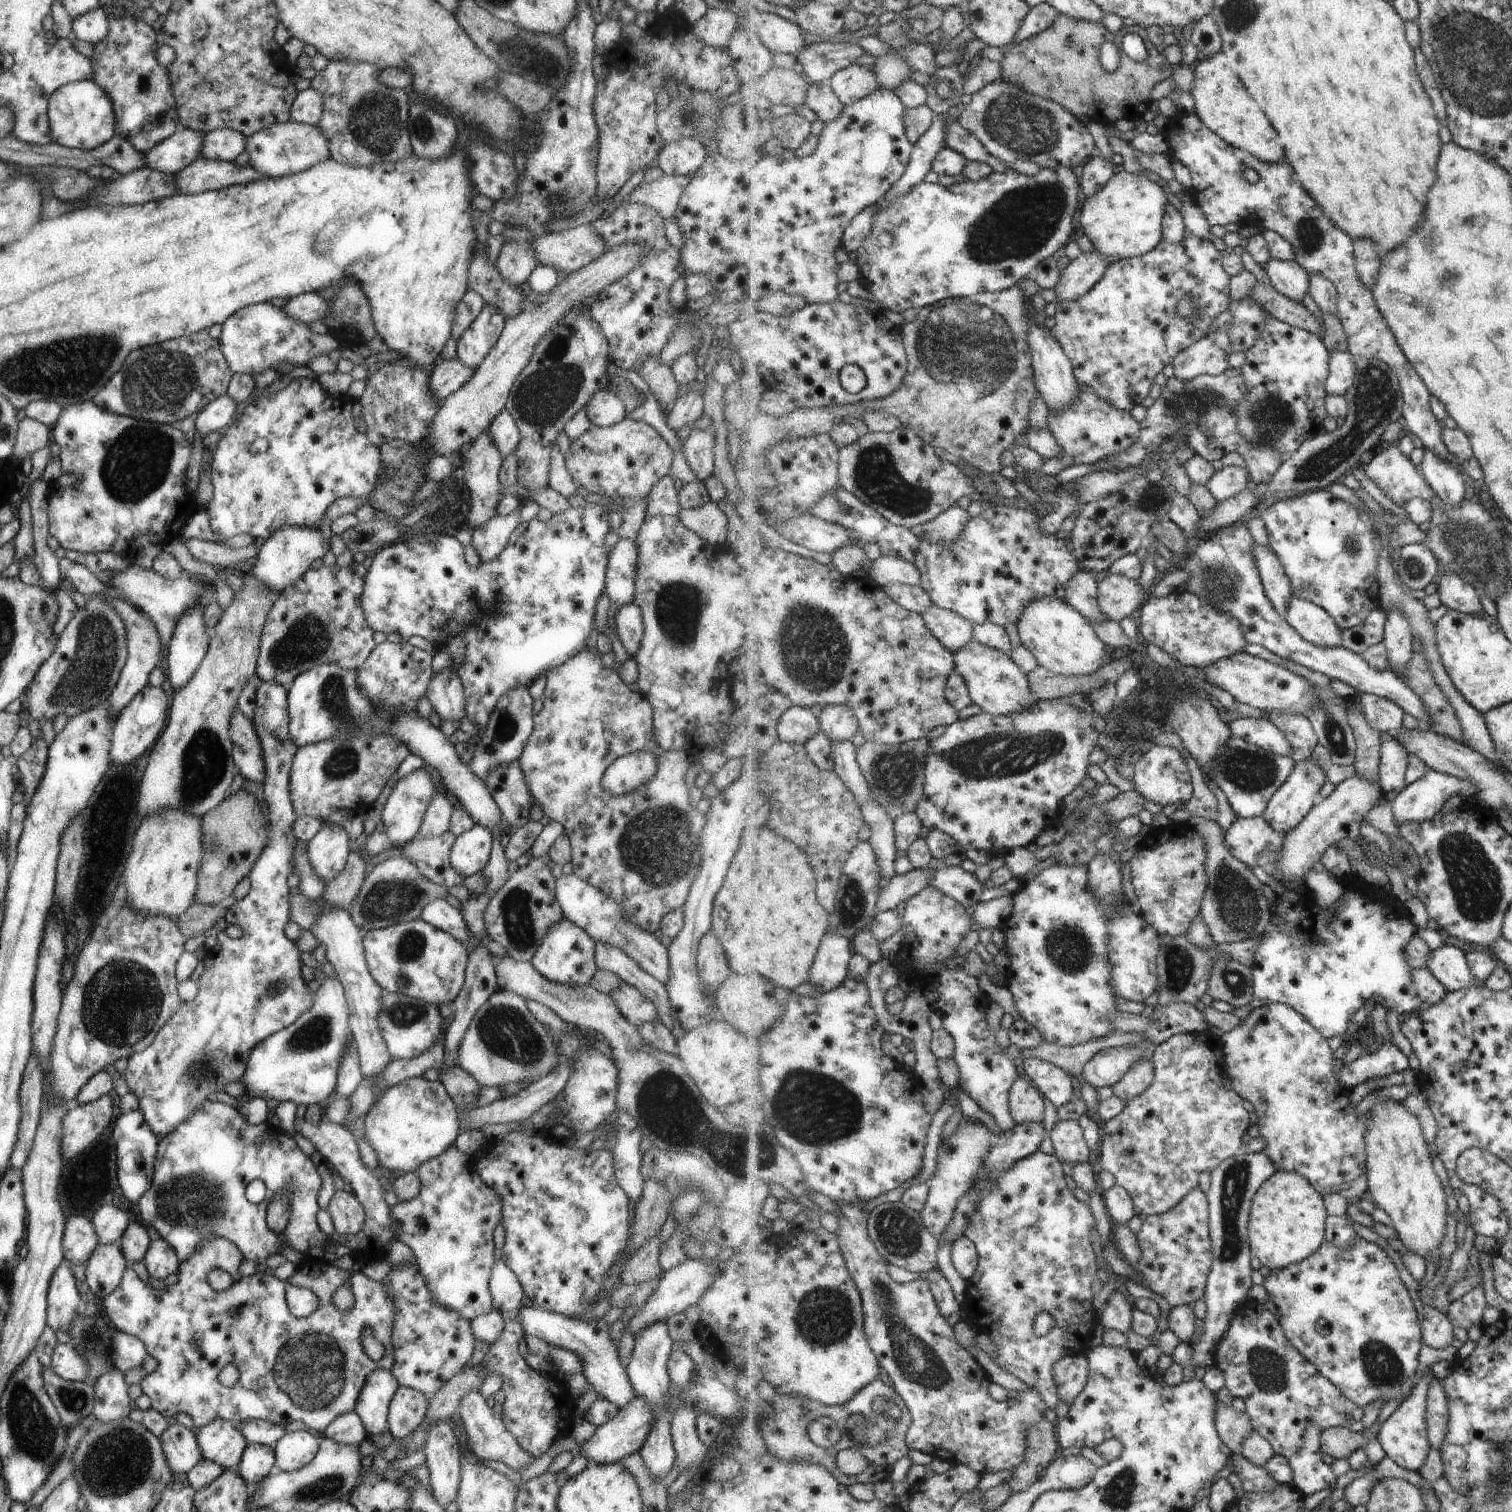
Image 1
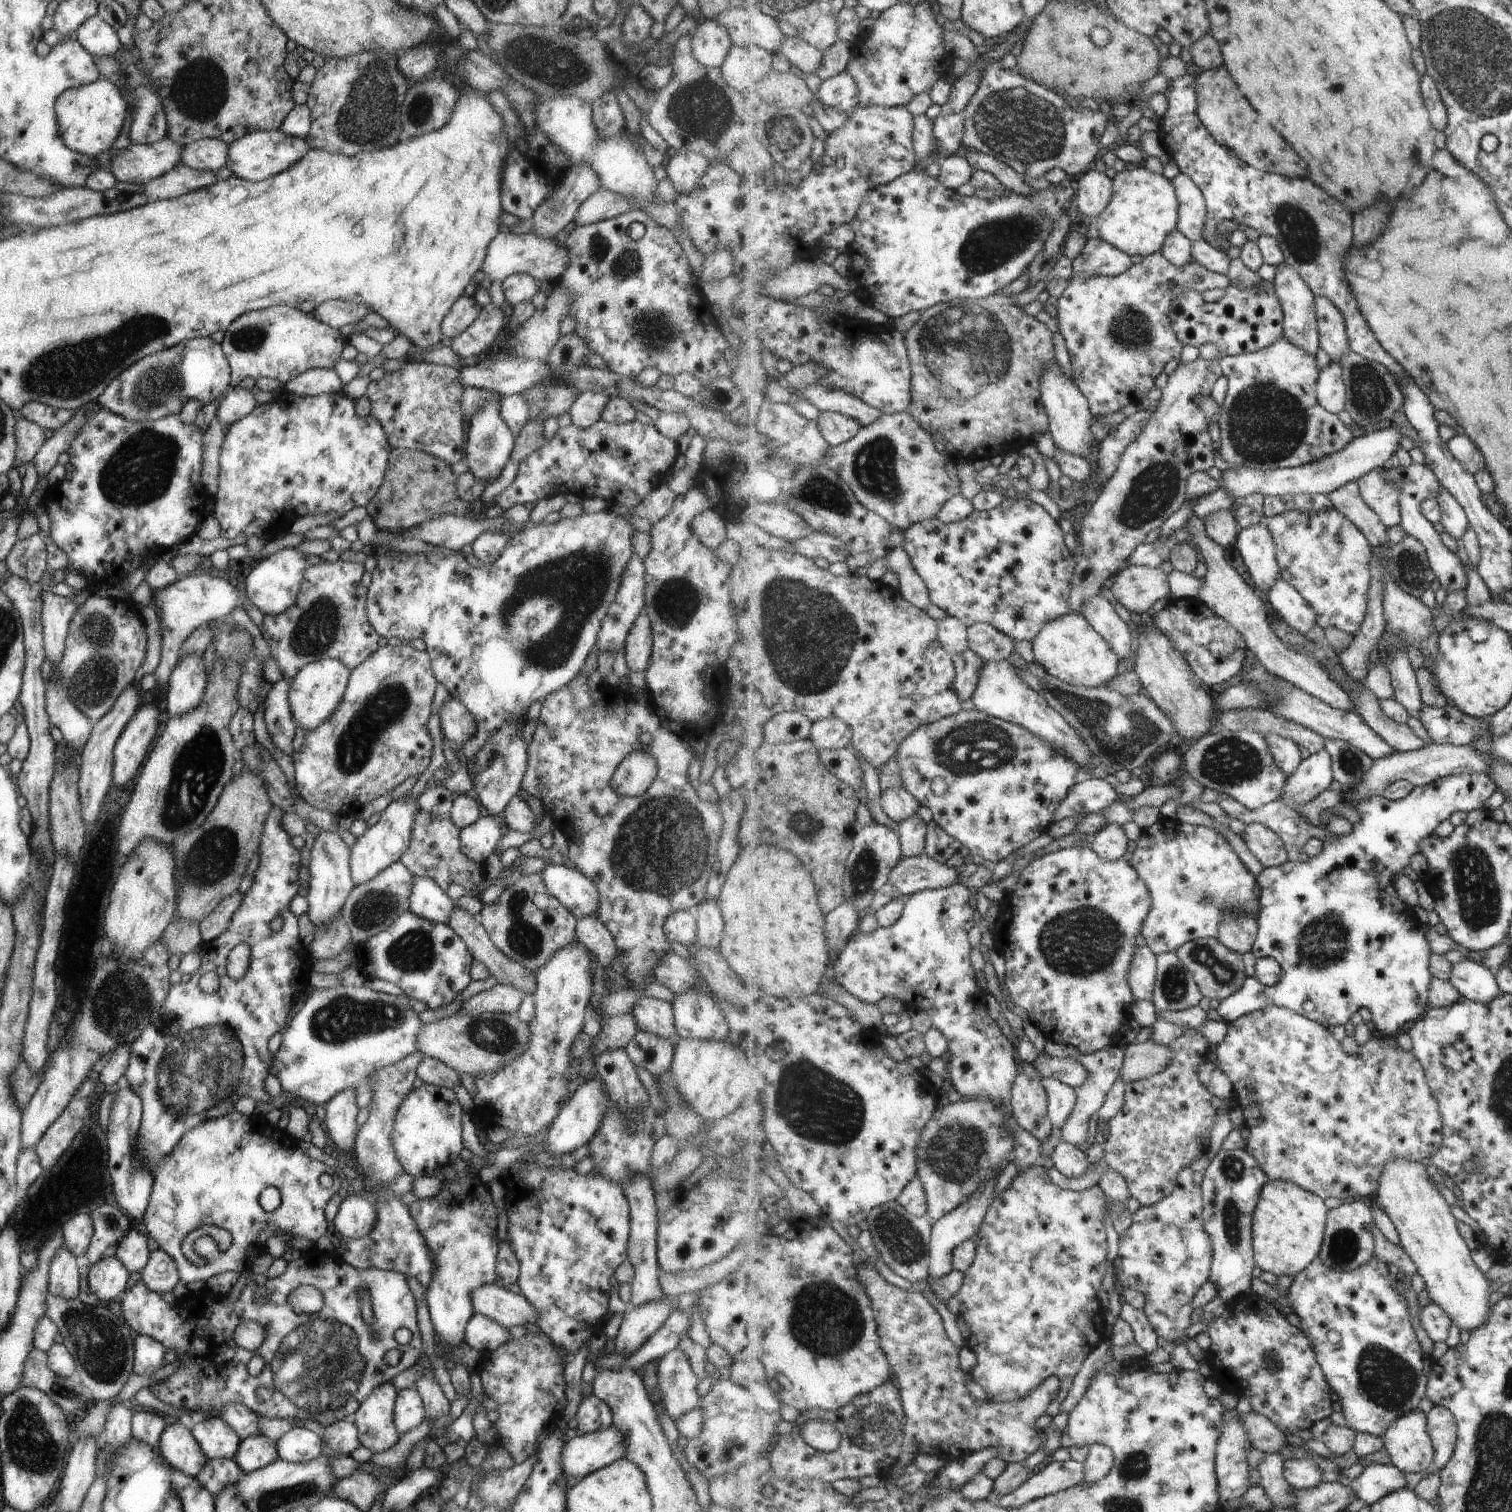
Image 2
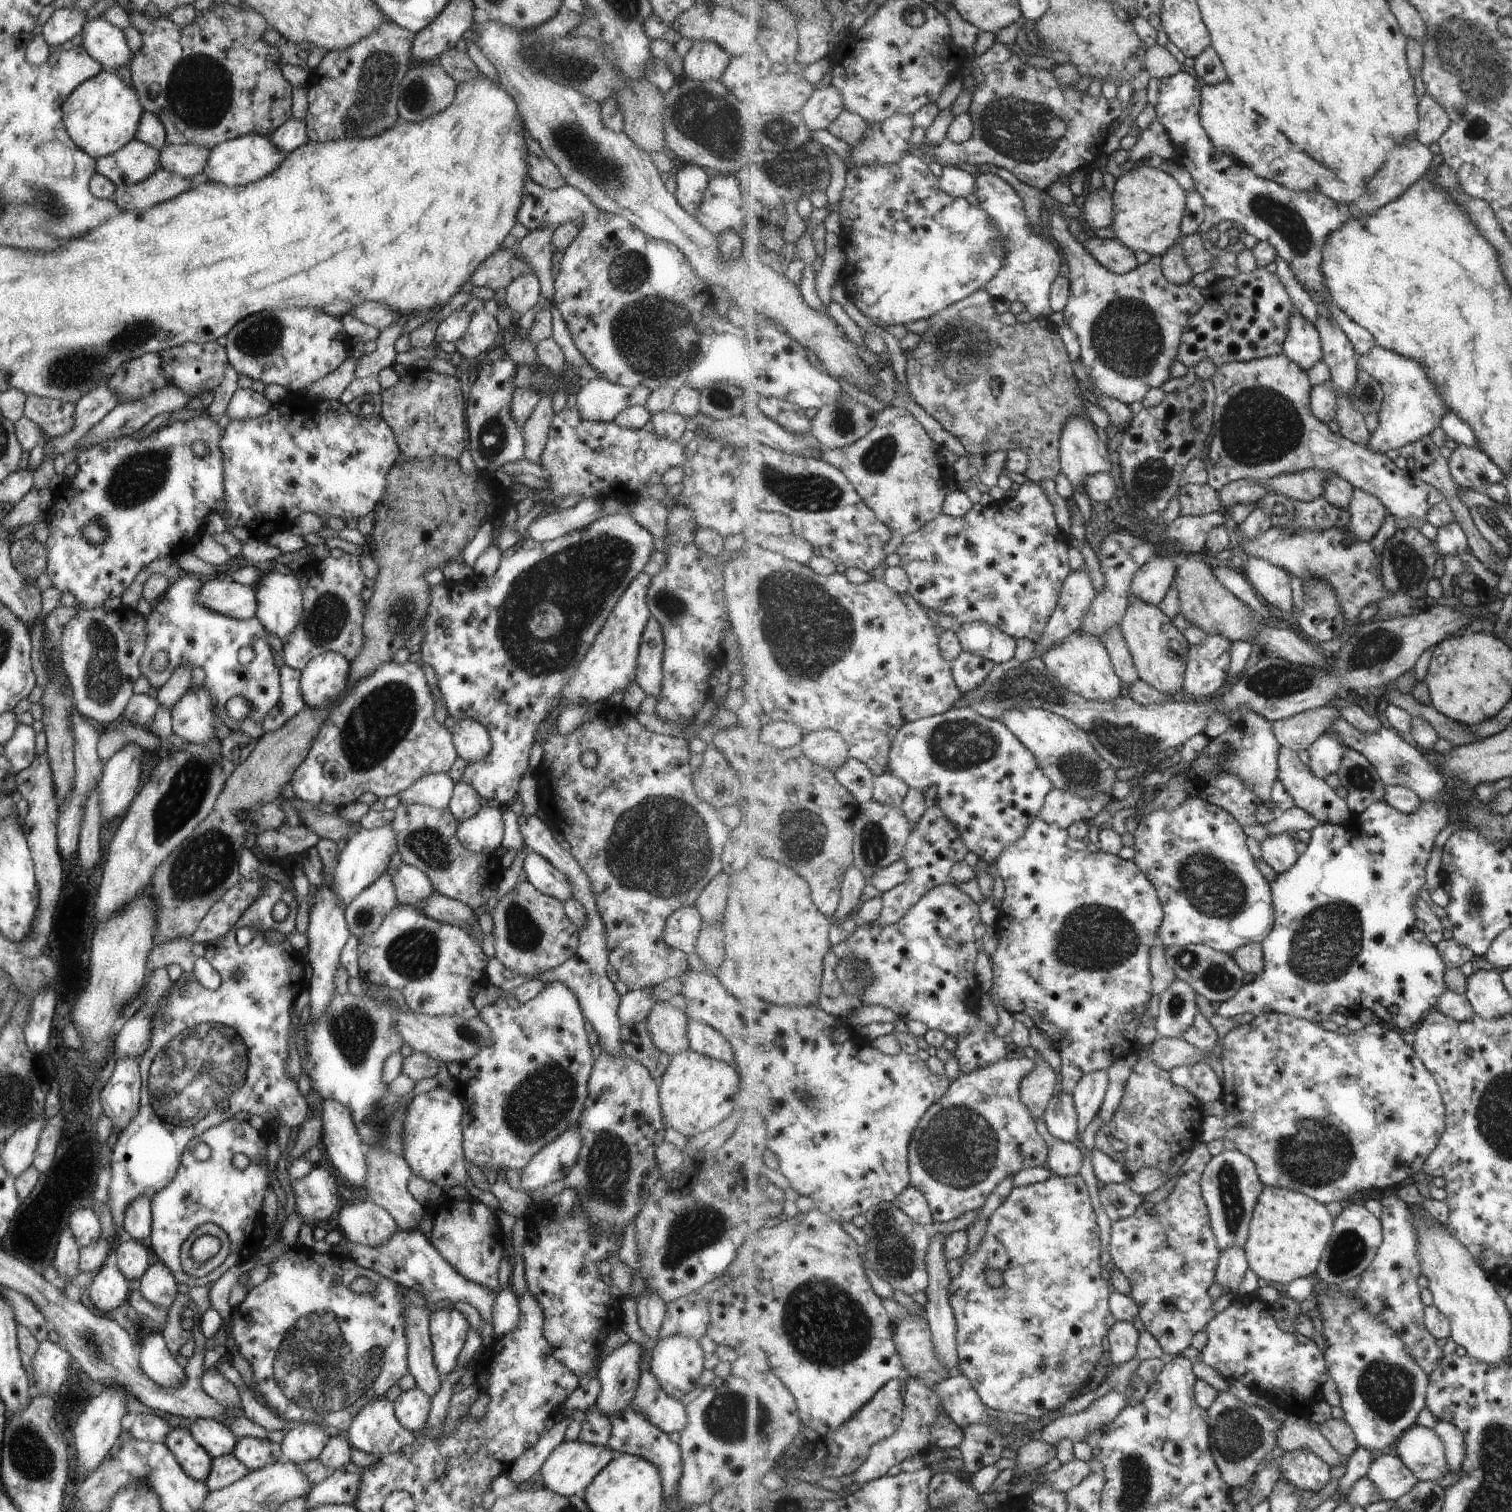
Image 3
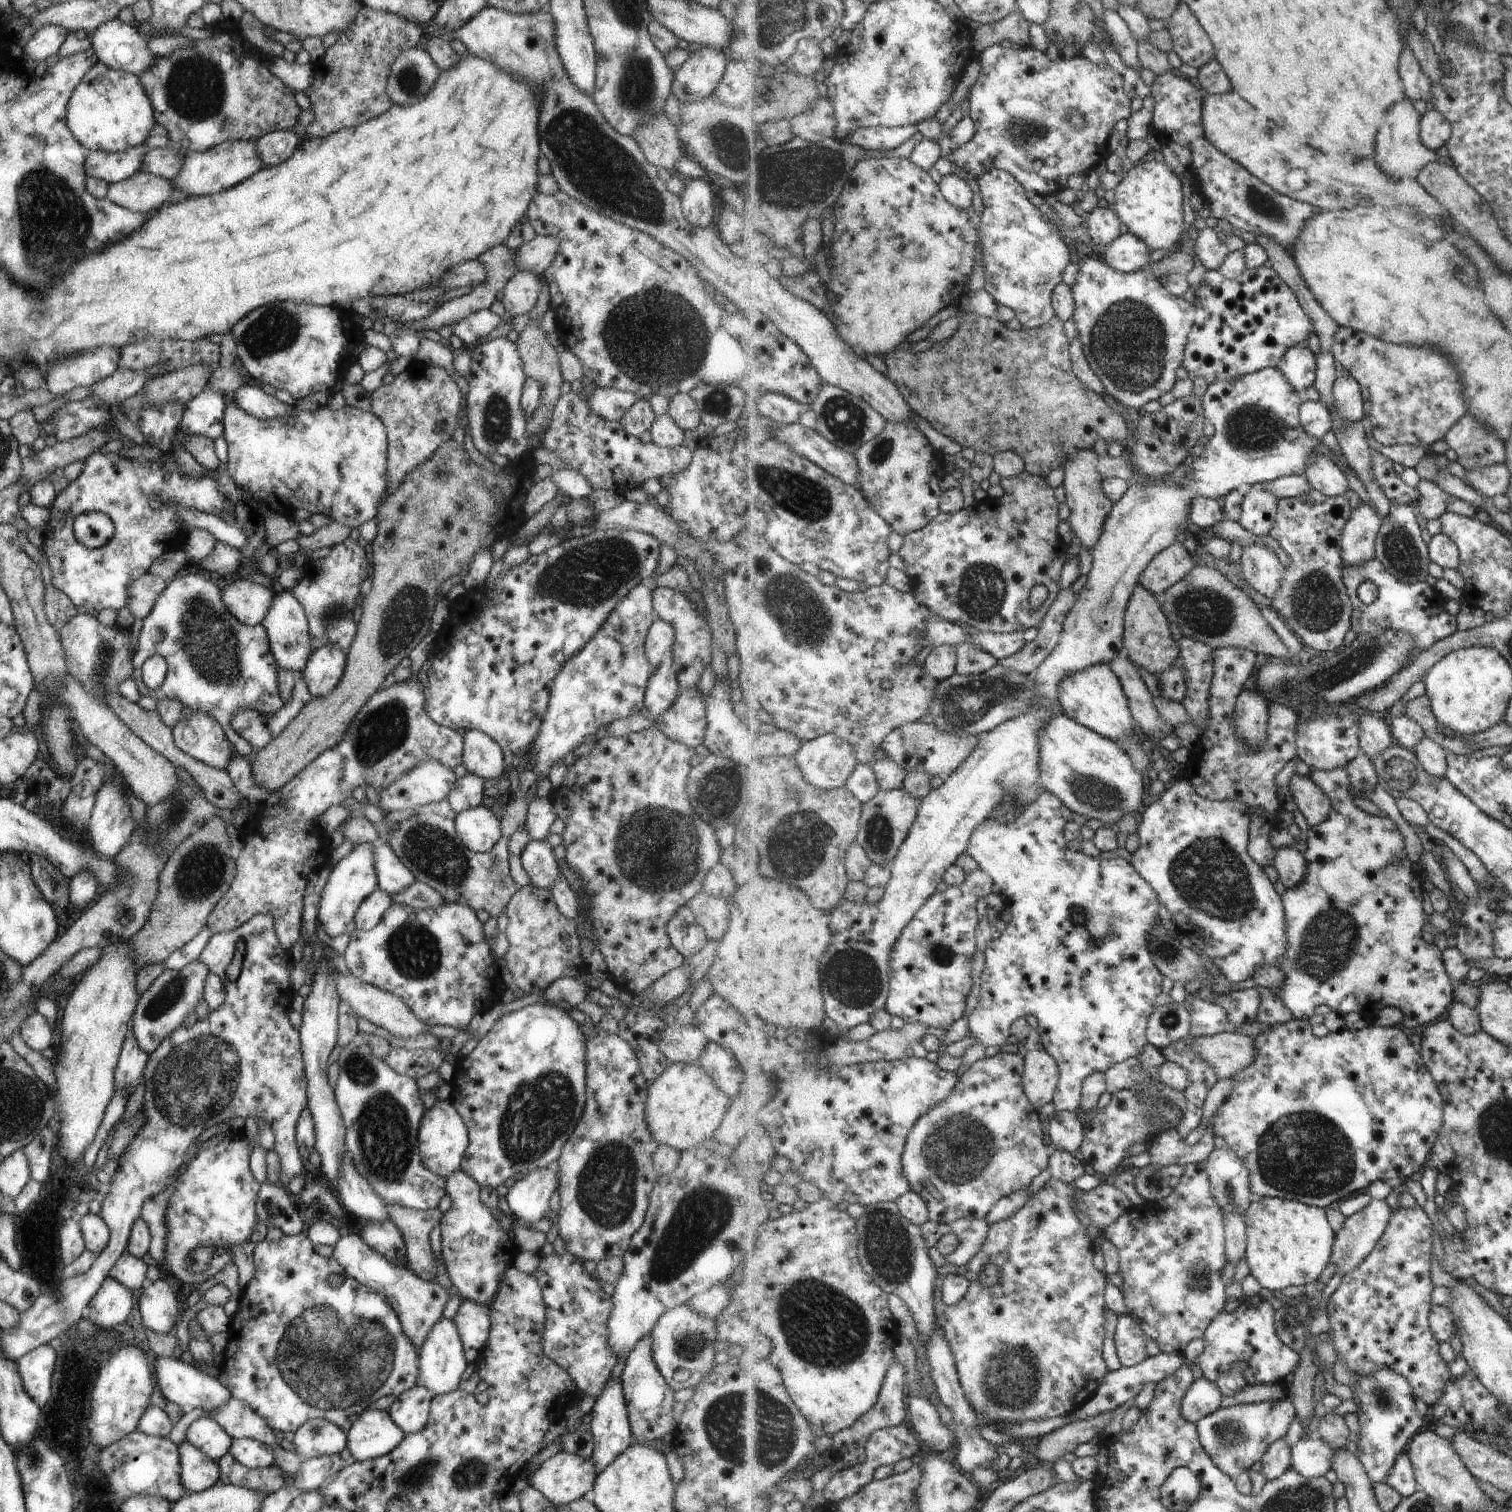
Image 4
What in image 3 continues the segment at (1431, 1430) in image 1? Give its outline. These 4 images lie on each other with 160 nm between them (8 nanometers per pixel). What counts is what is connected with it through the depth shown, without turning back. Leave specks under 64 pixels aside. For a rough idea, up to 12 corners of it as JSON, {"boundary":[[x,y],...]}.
{"boundary":[[1439,1419],[1434,1430],[1445,1444],[1449,1468],[1463,1470],[1467,1440],[1451,1422]]}

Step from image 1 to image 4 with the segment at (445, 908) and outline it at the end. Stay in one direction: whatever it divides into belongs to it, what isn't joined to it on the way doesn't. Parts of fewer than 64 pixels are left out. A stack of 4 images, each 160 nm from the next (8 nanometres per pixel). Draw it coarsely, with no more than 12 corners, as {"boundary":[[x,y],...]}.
{"boundary":[[375,842],[377,889],[394,895],[415,881],[388,844]]}

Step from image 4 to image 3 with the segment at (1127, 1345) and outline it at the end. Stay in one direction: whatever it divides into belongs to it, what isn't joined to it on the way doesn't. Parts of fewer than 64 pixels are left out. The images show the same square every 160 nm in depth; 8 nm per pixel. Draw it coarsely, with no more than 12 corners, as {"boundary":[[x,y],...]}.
{"boundary":[[1118,1321],[1107,1339],[1112,1369],[1138,1356],[1141,1333]]}

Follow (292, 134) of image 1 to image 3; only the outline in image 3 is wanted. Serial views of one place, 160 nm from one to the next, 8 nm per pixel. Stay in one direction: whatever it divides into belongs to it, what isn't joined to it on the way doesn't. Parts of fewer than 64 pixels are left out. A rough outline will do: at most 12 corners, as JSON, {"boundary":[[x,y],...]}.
{"boundary":[[245,134],[209,149],[207,182],[254,182],[286,158],[267,137]]}

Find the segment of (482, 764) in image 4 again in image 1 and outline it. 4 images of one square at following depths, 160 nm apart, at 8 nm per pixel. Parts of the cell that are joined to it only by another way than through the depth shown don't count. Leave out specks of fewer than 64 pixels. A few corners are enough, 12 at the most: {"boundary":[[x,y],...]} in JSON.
{"boundary":[[451,667],[432,673],[425,695],[440,720],[465,716]]}

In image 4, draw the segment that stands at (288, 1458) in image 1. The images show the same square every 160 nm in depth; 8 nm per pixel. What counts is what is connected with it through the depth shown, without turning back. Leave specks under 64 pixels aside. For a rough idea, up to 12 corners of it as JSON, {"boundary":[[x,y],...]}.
{"boundary":[[309,1419],[291,1443],[303,1460],[338,1453],[346,1431]]}

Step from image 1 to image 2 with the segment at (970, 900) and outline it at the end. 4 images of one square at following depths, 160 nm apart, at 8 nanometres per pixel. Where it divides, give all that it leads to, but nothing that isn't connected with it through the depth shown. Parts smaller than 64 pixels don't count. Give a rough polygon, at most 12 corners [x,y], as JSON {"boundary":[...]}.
{"boundary":[[929,855],[904,857],[890,882],[905,895],[959,883]]}

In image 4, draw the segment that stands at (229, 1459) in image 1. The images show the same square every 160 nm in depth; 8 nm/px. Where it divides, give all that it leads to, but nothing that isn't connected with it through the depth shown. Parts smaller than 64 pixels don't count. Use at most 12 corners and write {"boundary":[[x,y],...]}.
{"boundary":[[201,1416],[186,1439],[214,1461],[228,1452],[232,1438]]}

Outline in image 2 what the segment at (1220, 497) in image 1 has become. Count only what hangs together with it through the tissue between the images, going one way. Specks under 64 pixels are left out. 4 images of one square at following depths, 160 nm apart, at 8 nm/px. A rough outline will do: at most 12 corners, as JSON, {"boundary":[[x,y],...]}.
{"boundary":[[1361,432],[1342,451],[1301,467],[1231,467],[1235,502],[1328,495],[1387,466],[1403,434]]}

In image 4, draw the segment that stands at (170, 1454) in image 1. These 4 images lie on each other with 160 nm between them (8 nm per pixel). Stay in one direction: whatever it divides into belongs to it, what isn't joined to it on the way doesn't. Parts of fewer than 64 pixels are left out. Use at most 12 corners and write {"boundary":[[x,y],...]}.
{"boundary":[[187,1439],[176,1447],[187,1493],[218,1482],[216,1461]]}

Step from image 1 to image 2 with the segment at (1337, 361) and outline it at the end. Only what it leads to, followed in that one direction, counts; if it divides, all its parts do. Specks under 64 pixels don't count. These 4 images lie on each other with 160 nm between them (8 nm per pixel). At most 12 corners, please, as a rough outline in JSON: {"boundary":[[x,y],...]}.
{"boundary":[[1337,361],[1320,372],[1320,403],[1339,414],[1346,410],[1344,368]]}

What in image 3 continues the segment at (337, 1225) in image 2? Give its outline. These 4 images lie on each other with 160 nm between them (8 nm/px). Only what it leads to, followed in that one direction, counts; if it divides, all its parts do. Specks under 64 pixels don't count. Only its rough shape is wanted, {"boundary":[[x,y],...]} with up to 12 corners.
{"boundary":[[369,1199],[343,1206],[337,1222],[349,1242],[385,1244],[397,1230]]}

